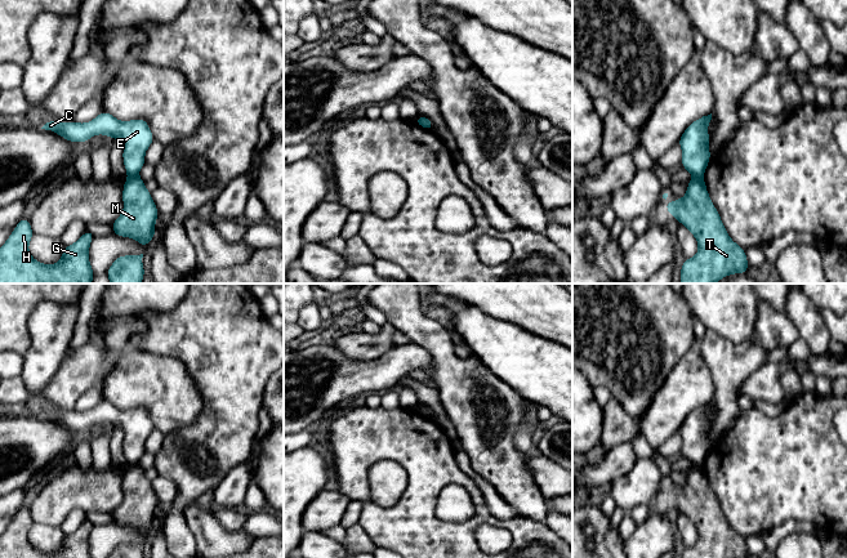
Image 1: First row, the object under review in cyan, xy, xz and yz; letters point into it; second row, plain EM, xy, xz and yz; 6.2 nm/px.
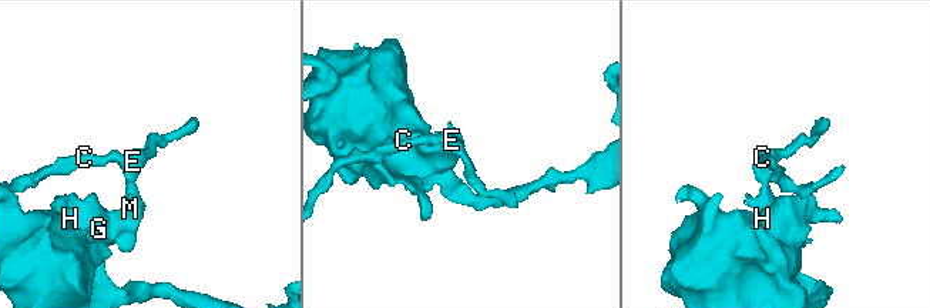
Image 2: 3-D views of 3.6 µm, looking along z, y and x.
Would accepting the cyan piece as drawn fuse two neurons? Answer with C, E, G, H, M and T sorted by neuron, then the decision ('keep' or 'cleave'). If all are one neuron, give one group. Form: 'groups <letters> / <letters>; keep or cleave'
groups C E / G H M T; cleave

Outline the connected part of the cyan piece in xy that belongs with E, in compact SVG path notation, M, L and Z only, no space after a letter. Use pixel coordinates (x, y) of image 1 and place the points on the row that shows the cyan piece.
M104 111L85 124L48 120L41 129L52 130L73 143L88 142L94 134L106 134L111 139L120 139L124 144L122 160L128 177L138 175L146 164L144 153L155 140L146 120L122 122Z

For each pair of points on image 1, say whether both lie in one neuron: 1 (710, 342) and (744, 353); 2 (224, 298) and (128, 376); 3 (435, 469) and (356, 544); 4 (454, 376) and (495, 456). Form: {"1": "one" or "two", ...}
{"1": "one", "2": "two", "3": "two", "4": "one"}

